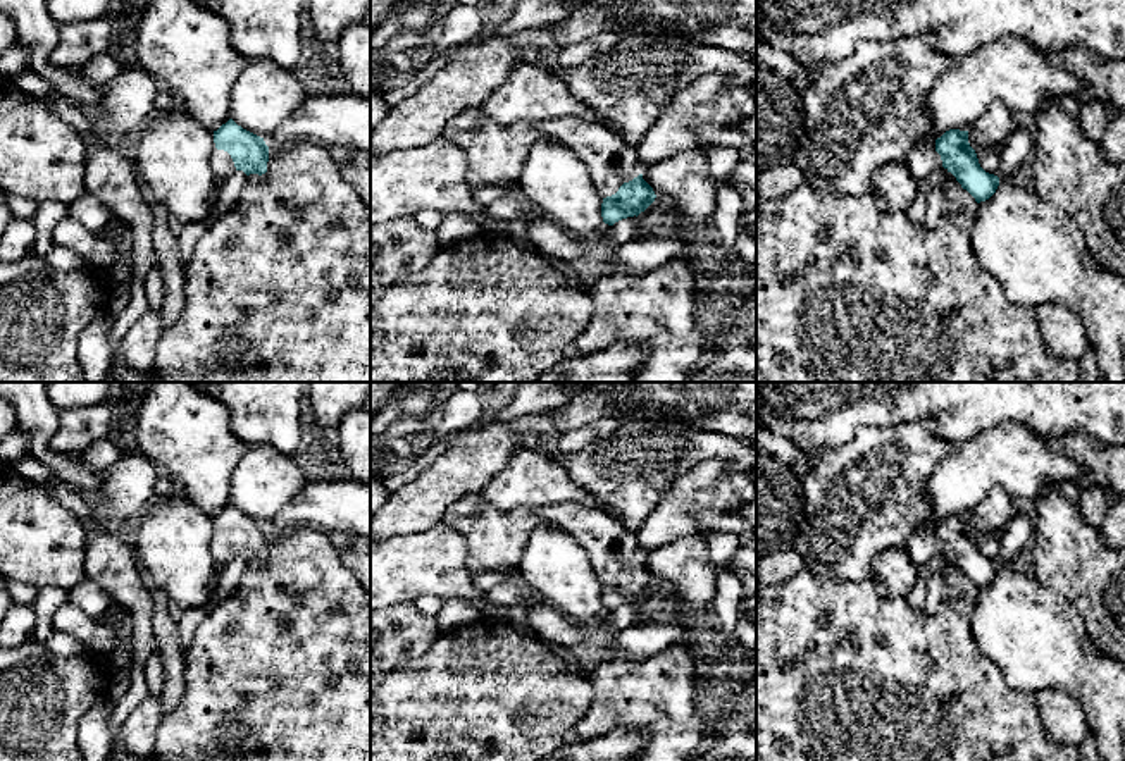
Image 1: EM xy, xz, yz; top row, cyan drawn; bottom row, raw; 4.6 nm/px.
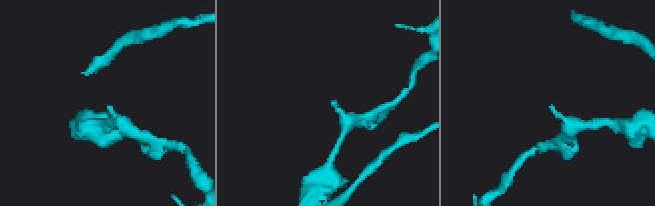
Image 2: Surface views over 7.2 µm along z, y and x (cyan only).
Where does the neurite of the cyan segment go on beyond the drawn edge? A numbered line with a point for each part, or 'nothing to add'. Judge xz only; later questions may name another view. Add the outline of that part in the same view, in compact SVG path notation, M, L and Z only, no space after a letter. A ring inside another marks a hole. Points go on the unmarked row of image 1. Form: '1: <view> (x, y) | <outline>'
1: xz (612, 548) | M563 503L544 504L534 508L532 511L544 522L567 530L586 549L601 584L615 580L624 568L629 568L643 560L644 553L637 546L636 532L624 529L618 520L615 520L603 510L577 503Z

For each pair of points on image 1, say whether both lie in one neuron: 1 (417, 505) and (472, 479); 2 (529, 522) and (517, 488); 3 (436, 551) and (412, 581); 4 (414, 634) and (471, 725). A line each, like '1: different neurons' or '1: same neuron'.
1: same neuron
2: different neurons
3: same neuron
4: different neurons

